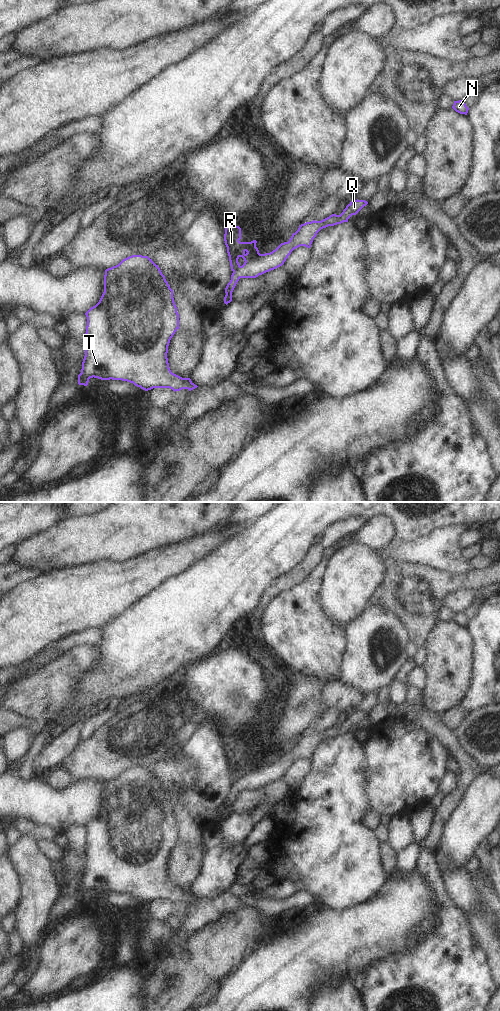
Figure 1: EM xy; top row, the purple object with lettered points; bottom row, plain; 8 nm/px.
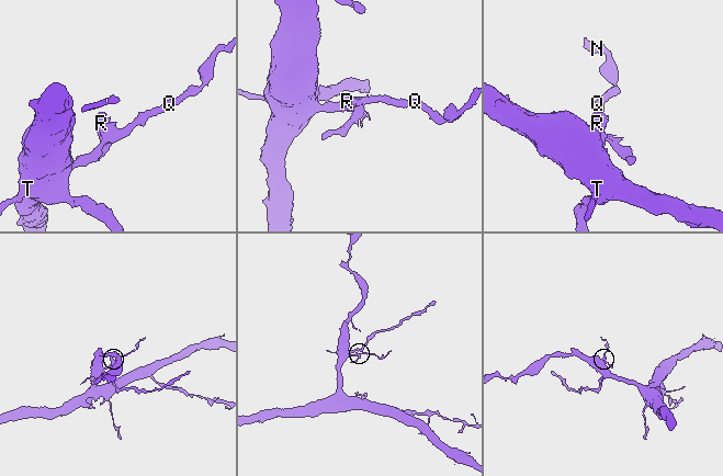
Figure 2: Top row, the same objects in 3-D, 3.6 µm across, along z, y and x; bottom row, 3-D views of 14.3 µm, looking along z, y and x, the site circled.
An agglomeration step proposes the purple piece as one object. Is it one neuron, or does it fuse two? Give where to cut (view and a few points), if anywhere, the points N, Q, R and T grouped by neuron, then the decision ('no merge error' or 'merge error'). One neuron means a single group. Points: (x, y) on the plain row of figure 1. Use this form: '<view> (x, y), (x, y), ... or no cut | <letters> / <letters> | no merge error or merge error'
no cut | N Q R T | no merge error

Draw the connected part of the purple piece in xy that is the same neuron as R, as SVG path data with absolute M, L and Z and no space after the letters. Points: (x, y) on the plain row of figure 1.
M353 712L340 727L332 726L321 733L301 736L288 754L281 755L275 762L265 766L259 765L256 752L240 754L241 740L226 735L224 753L233 785L225 800L224 815L227 817L232 813L232 804L240 790L256 790L282 778L294 761L300 758L310 760L321 741L348 734L352 727L356 727L367 716L365 712Z

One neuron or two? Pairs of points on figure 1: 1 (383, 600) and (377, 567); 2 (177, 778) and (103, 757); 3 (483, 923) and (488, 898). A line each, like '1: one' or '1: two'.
1: two
2: two
3: one

